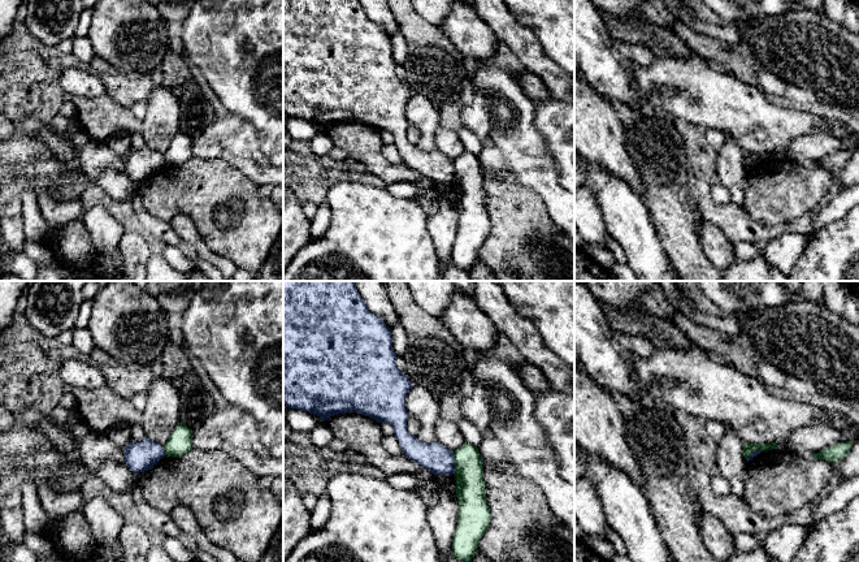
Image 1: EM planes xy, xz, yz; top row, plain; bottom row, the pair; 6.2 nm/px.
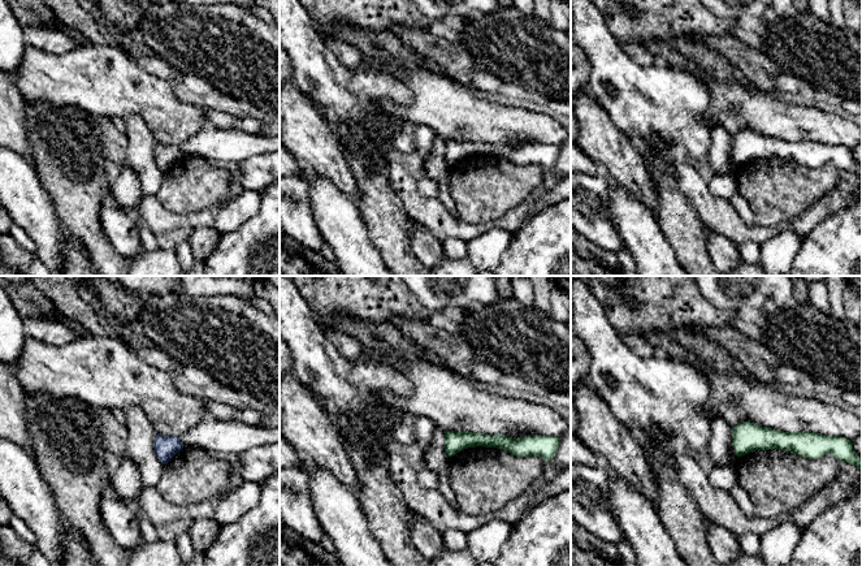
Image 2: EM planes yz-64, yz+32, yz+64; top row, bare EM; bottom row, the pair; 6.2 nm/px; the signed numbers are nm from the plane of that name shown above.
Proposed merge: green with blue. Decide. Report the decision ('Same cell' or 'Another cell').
Another cell

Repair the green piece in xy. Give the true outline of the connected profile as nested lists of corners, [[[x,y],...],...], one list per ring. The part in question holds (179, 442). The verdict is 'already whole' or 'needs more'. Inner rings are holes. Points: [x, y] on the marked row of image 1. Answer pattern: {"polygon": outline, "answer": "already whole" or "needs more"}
{"polygon": [[[179,423],[172,432],[169,440],[162,445],[165,455],[182,457],[192,449],[192,429]]], "answer": "already whole"}

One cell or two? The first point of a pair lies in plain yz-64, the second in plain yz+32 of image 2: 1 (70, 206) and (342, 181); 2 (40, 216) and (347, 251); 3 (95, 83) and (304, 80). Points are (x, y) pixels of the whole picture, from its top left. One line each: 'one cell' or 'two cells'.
1: two cells
2: one cell
3: two cells

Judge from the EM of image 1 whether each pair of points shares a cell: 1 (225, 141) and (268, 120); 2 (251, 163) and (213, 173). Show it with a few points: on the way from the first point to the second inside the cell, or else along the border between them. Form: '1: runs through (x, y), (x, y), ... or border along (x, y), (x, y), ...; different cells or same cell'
1: border along (229, 112), (252, 125), (265, 155); different cells
2: border along (205, 159), (225, 160), (259, 186); different cells

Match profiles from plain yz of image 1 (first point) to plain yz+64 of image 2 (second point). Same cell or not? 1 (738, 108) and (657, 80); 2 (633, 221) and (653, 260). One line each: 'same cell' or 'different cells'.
1: different cells
2: same cell

